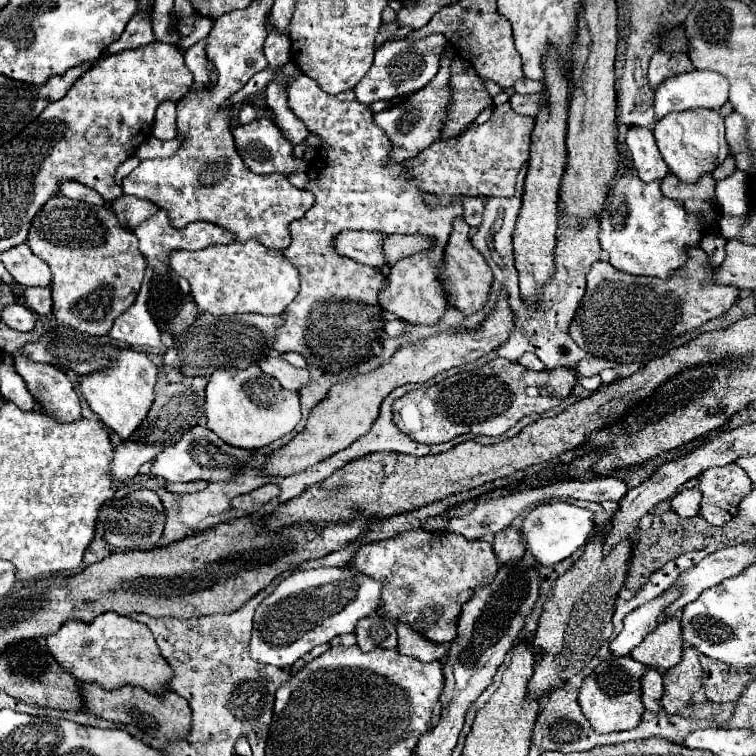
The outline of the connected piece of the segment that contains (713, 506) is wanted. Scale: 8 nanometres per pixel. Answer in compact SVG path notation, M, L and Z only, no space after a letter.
M736 462L704 470L696 486L702 492L700 516L714 526L730 522L738 514L738 504L752 492L750 478Z

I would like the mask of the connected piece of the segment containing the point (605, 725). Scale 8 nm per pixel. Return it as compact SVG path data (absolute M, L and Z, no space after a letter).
M610 656L608 660L602 660L590 676L584 678L578 702L584 716L598 734L632 730L640 724L644 712L644 704L640 702L640 680L646 670L646 664L640 664L630 656Z

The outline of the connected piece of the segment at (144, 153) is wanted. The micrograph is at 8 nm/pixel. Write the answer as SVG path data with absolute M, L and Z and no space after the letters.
M150 136L150 138L136 150L136 156L138 156L140 160L146 160L146 158L168 158L168 156L172 156L180 146L182 146L182 138L158 140L158 138Z

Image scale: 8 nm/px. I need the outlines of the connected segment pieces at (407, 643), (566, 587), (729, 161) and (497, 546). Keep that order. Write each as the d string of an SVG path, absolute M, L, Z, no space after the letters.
M396 622L396 630L398 630L398 650L402 654L418 658L420 662L442 660L448 652L446 644L434 644L434 642L426 640L422 634L414 632L408 624Z
M602 536L592 538L586 544L584 554L552 586L554 594L546 600L540 626L532 638L532 646L538 648L540 654L536 656L534 674L528 682L526 700L540 700L552 690L560 688L566 680L576 676L612 636L614 600L626 580L632 542L624 540L612 548L608 556L602 554L602 542Z
M728 156L728 158L712 172L712 178L714 178L716 182L720 182L720 180L724 180L726 176L730 176L730 174L734 172L734 168L736 168L736 162L734 162L732 156Z
M504 528L502 532L498 532L494 536L494 552L498 556L500 562L510 562L510 560L518 560L520 556L524 556L526 548L524 548L524 540L520 540L520 530L518 528Z

